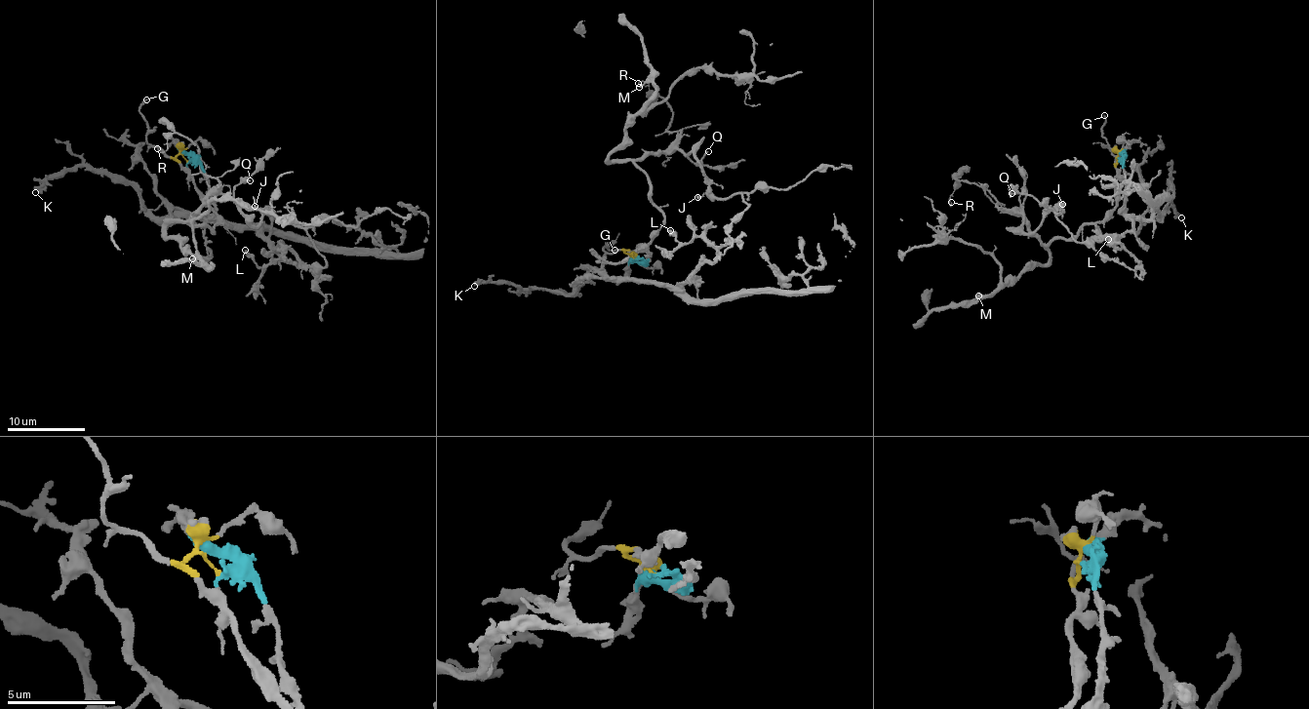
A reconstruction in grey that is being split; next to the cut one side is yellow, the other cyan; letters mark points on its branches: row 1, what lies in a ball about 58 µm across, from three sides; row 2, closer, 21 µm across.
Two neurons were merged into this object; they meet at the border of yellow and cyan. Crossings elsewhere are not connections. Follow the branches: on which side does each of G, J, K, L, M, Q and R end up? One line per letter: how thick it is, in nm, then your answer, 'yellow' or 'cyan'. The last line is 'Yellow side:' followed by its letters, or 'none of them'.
G: 180 nm thick; yellow
J: 240 nm thick; yellow
K: 280 nm thick; cyan
L: 280 nm thick; cyan
M: 170 nm thick; yellow
Q: 160 nm thick; yellow
R: 120 nm thick; yellow
Yellow side: G, J, M, Q, R

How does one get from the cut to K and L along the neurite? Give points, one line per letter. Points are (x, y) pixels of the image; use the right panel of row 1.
K: (1123, 162), (1127, 214), (1143, 219), (1153, 205), (1160, 216), (1173, 188), (1170, 182), (1174, 211), (1181, 217)
L: (1123, 162), (1127, 214), (1143, 219), (1156, 203), (1149, 217), (1132, 218), (1112, 238), (1119, 248), (1108, 238)

